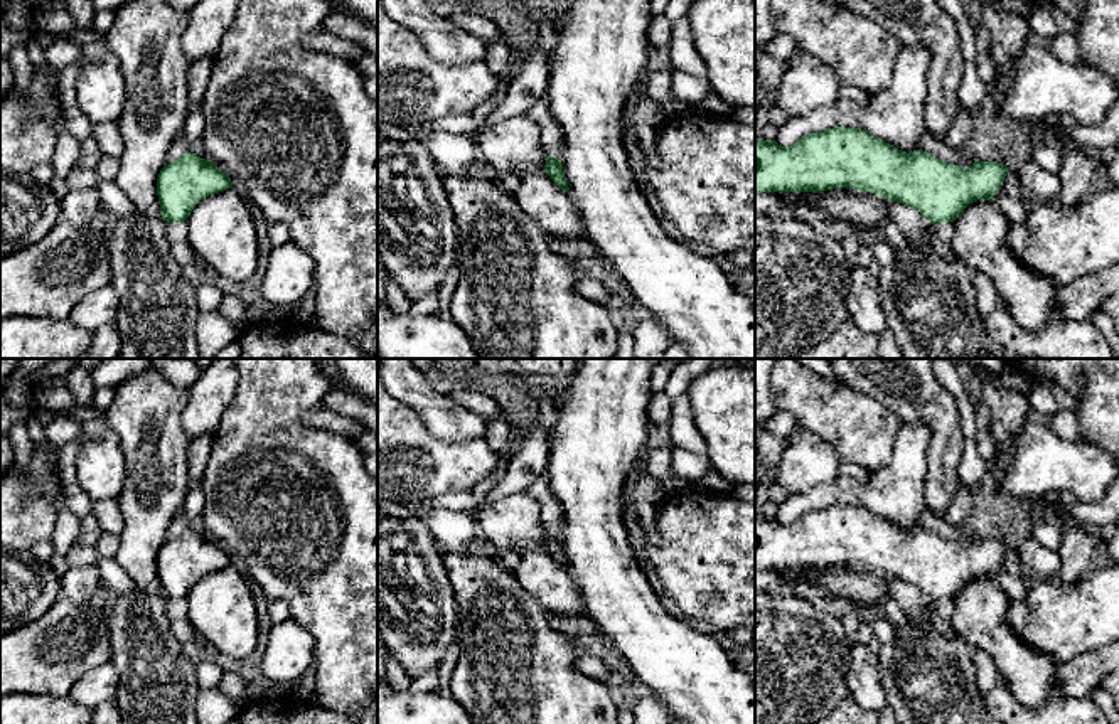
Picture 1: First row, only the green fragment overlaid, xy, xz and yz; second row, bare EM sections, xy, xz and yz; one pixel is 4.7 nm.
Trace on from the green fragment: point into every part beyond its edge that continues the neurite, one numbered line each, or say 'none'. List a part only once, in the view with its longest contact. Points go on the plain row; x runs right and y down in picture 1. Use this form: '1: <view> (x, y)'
none

